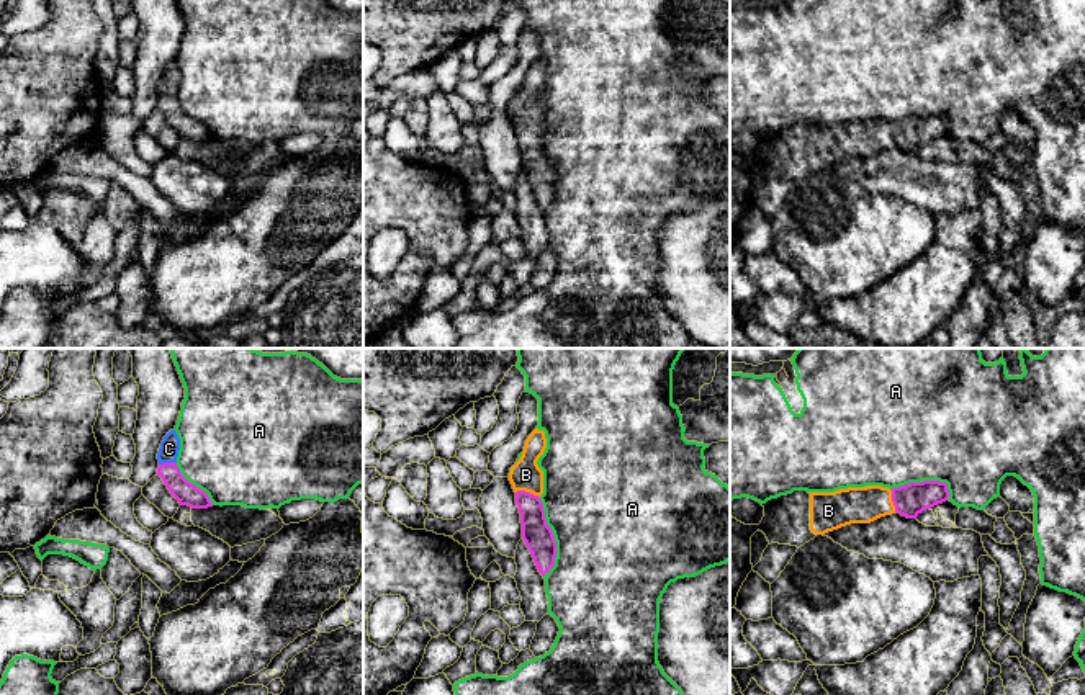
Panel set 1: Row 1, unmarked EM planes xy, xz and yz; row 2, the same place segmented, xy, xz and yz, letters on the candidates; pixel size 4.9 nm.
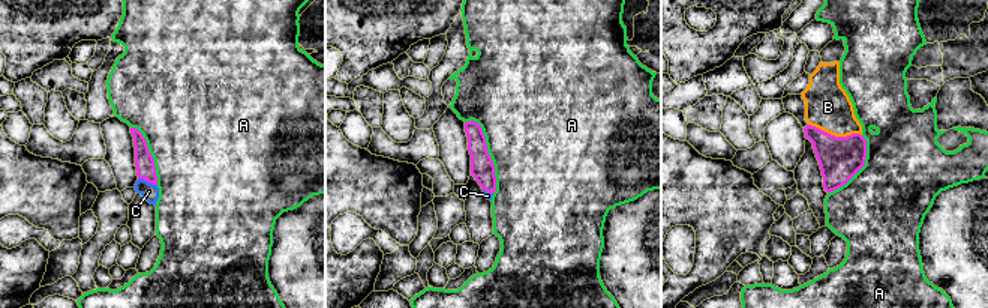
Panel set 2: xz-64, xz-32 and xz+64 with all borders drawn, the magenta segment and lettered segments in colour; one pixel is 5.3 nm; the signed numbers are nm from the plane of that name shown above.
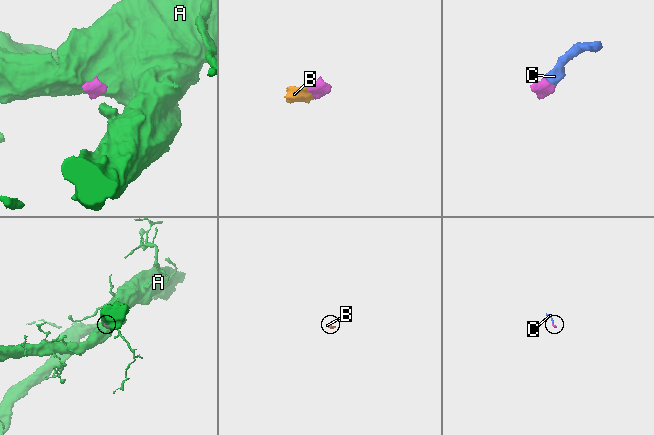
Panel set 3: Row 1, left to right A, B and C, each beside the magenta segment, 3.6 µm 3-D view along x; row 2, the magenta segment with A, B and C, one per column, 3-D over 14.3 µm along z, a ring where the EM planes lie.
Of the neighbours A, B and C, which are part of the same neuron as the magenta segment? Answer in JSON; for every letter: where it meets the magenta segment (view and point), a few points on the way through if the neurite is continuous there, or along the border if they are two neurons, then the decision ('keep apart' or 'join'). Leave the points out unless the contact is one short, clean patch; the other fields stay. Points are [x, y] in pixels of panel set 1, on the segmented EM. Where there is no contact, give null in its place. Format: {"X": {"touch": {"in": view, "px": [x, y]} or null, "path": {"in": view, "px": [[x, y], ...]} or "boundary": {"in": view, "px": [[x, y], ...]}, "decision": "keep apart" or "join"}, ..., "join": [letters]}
{"A": {"touch": {"in": "xz", "px": [553, 537]}, "decision": "keep apart"}, "B": {"touch": {"in": "xz", "px": [527, 493]}, "path": {"in": "xz", "px": [[537, 535], [527, 493], [526, 475]]}, "decision": "join"}, "C": {"touch": {"in": "xy", "px": [167, 463]}, "path": {"in": "xy", "px": [[184, 491], [174, 481], [167, 463], [169, 448]]}, "decision": "join"}, "join": ["B", "C"]}

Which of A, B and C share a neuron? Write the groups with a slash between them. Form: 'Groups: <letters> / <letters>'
Groups: A / B C

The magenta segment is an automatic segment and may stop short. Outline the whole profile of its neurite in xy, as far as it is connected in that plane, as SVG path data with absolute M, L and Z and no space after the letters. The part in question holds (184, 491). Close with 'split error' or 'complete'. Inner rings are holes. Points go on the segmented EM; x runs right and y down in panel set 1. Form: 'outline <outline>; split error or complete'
outline M170 430L164 437L157 453L157 476L162 478L164 484L180 505L188 505L191 509L213 507L213 502L209 500L208 494L182 476L177 466L178 450L180 438L175 430Z; split error

